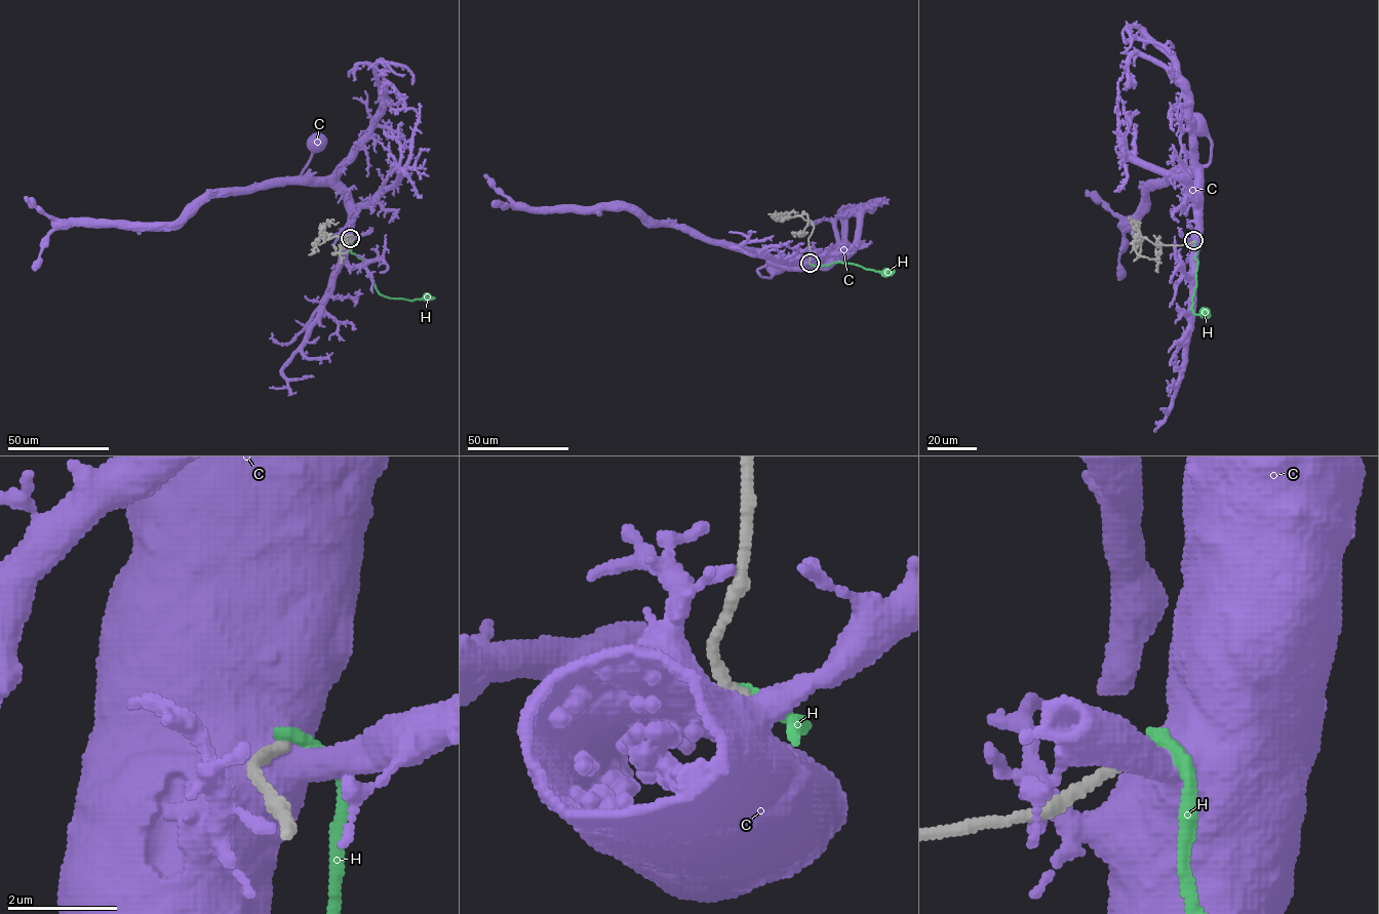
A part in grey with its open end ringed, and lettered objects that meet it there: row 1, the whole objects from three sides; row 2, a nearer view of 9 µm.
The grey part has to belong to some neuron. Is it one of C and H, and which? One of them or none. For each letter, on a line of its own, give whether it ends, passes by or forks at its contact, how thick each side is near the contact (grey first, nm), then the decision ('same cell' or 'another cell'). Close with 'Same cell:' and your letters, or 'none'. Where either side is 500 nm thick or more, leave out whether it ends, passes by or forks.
C: it forks; calibres 260 and 460 nm; another cell
H: it ends; calibres 240 and 240 nm; another cell
Same cell: none

